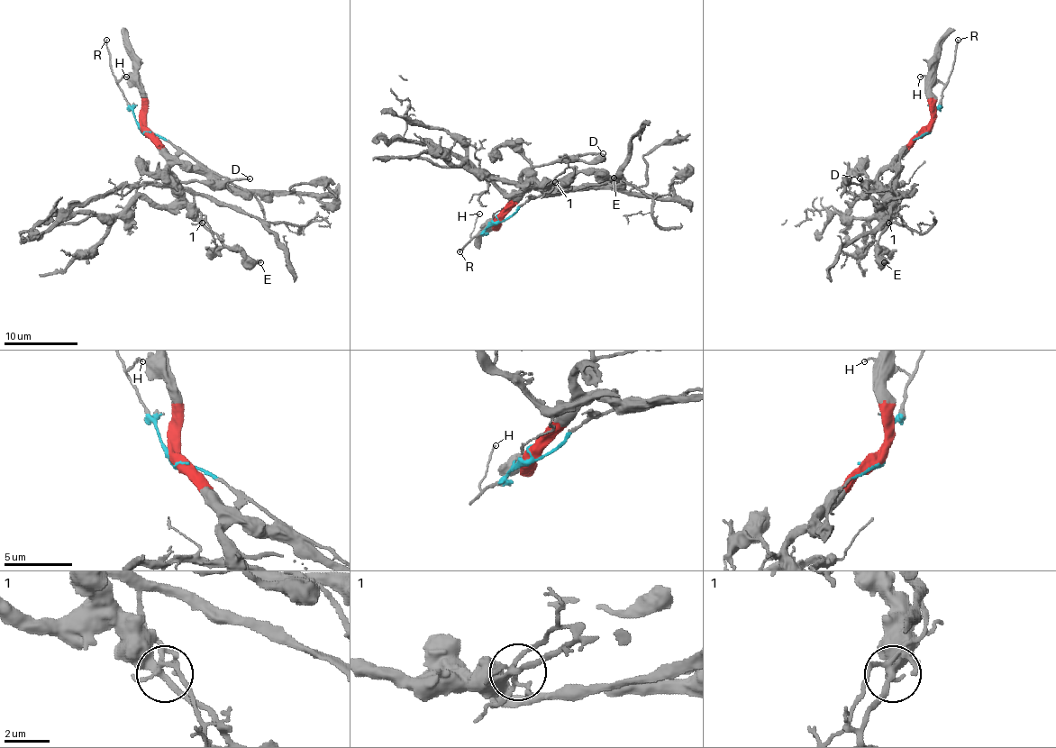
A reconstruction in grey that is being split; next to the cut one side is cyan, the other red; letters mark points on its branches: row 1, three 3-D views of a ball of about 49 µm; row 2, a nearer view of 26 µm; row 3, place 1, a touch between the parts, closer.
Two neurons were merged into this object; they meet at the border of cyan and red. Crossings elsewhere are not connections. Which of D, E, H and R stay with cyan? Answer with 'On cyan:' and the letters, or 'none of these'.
On cyan: H, R

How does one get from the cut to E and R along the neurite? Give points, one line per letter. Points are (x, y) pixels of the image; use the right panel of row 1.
E: (929, 130), (878, 176), (878, 189), (887, 198), (890, 220), (878, 235), (878, 257), (885, 263)
R: (929, 130), (942, 89), (952, 71), (959, 40)

